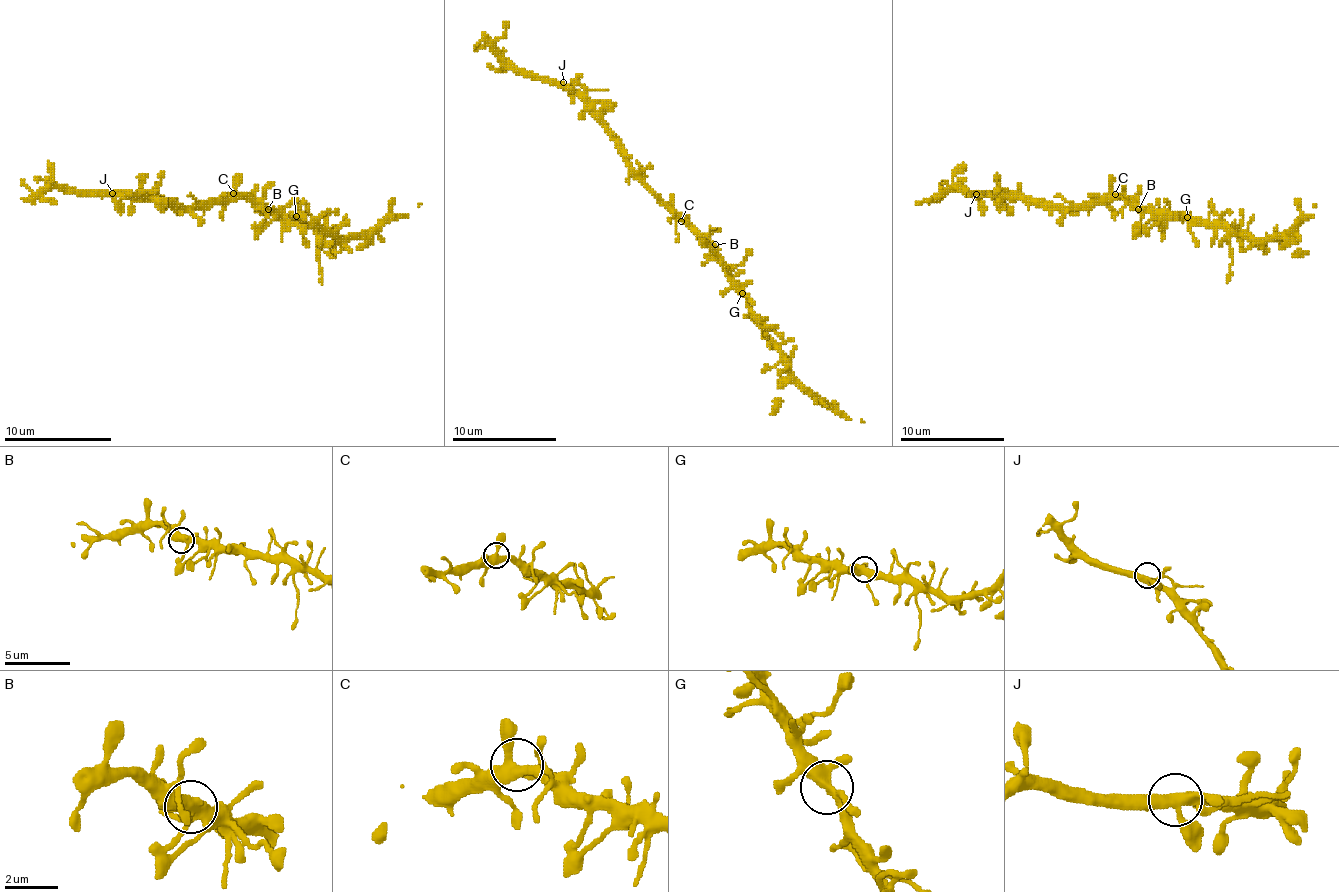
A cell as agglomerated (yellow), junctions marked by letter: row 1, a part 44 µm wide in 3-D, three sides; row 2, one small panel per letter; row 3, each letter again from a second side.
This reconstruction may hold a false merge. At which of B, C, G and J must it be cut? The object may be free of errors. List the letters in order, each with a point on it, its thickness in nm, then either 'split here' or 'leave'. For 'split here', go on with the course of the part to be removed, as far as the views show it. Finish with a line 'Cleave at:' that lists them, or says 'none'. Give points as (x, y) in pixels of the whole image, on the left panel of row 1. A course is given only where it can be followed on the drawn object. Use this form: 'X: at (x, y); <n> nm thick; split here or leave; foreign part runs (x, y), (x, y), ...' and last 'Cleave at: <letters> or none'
B: at (268, 209); 400 nm thick; leave
C: at (233, 193); 400 nm thick; leave
G: at (296, 216); 400 nm thick; leave
J: at (112, 193); 400 nm thick; leave
Cleave at: none

